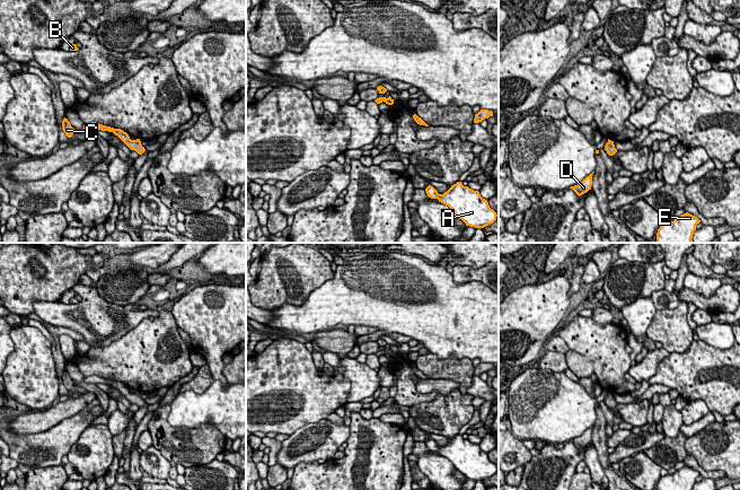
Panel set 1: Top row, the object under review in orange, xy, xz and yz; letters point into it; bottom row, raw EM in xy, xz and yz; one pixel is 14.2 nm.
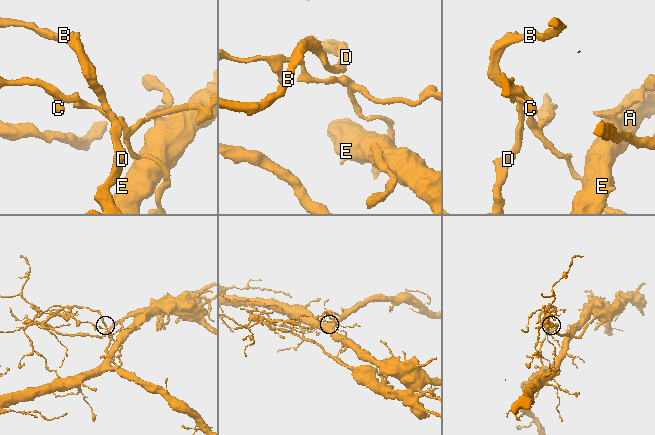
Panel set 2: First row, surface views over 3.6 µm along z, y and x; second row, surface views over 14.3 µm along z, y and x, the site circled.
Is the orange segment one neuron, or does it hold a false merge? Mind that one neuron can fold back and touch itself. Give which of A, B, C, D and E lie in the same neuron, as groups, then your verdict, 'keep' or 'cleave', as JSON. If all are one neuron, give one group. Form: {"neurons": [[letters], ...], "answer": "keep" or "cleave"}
{"neurons": [["A", "B", "C", "D", "E"]], "answer": "keep"}

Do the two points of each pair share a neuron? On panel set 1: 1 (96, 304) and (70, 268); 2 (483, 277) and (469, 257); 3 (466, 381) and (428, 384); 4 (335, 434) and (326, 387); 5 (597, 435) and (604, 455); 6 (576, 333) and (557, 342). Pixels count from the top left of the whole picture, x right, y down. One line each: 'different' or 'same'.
1: different
2: different
3: different
4: different
5: same
6: different

